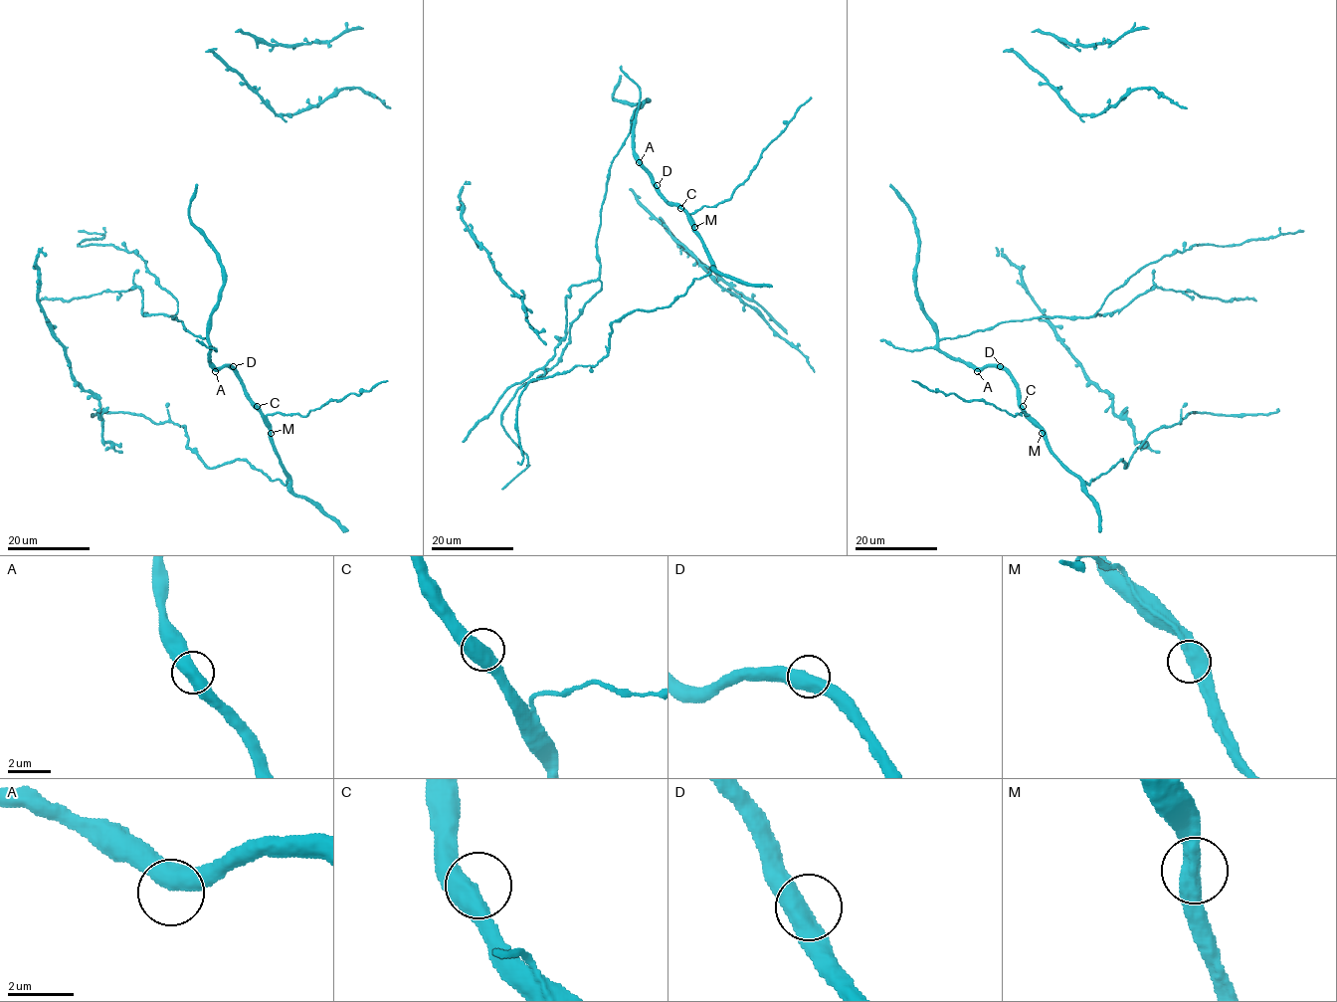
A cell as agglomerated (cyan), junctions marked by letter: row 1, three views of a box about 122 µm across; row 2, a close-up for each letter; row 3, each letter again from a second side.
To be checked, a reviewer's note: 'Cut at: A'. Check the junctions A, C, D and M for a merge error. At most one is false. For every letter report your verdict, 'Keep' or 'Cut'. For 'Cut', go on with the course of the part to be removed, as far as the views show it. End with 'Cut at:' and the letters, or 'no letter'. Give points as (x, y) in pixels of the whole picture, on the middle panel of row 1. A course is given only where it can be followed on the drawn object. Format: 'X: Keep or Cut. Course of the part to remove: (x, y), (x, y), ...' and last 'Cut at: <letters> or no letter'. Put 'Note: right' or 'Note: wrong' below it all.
A: Keep
C: Keep
D: Keep
M: Keep
Cut at: no letter
Note: wrong

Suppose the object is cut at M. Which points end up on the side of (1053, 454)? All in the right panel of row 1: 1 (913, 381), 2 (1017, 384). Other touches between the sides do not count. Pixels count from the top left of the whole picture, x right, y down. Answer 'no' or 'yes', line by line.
1: no
2: yes

